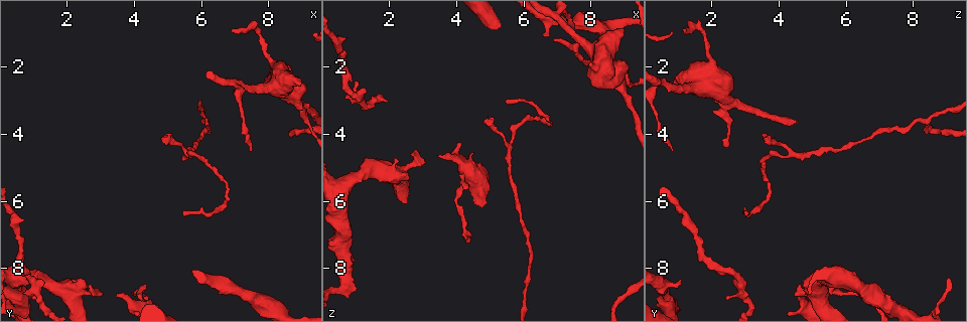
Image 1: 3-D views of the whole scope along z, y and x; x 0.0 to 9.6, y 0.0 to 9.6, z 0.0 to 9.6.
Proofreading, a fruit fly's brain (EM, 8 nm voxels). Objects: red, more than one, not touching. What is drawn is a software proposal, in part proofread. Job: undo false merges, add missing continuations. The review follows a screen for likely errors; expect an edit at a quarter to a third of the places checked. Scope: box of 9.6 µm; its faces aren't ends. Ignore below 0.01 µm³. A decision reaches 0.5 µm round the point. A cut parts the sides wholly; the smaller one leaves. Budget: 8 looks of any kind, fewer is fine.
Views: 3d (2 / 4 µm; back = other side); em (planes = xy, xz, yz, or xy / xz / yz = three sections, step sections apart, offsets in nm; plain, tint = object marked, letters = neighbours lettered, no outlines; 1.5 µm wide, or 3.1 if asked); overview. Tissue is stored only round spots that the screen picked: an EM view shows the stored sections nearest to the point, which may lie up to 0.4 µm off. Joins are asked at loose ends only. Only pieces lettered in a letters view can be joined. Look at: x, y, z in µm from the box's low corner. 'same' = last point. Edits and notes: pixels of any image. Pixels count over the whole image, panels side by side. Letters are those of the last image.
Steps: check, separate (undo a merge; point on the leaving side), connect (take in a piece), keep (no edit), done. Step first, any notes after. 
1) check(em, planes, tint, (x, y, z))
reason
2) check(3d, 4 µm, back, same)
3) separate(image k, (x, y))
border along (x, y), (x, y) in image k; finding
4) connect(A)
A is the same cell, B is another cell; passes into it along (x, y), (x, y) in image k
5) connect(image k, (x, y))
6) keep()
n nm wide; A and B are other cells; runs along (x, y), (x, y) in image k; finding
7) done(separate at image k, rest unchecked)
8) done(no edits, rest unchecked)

check(em, planes, letters, (5.50, 4.55, 4.30))
three arms meet

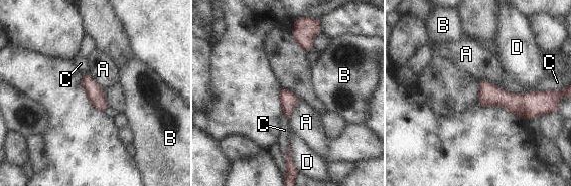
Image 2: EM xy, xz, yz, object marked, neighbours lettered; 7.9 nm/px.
keep()
130 nm wide; C touches over 420 nm; A, B, C and D are other cells; one cell here

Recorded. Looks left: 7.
check(em, yz, step 8, tint, (4.25, 9.05, 5.15))
branch point

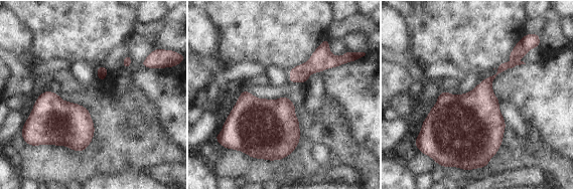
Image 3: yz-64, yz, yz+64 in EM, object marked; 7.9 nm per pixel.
check(em, yz, step 8, letters, same)
see the neighbours

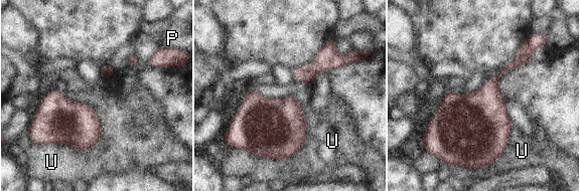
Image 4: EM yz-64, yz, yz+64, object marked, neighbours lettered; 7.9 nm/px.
keep()
P and U are other cells; border along (94, 108), (92, 147), (44, 145) in image 4; all the same cell

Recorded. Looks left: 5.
check(em, xz, step 8, tint, (4.30, 8.75, 6.95))
sharp bend

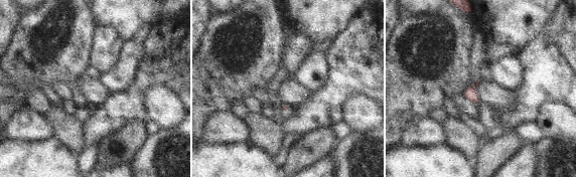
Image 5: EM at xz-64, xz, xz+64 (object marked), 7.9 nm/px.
check(em, planes, letters, same)
another direction

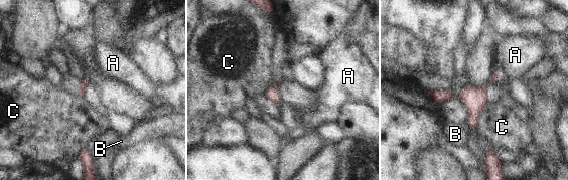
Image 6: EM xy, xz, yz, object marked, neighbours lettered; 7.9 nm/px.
keep()
70 nm wide; A, B and C are other cells; border along (487, 103), (479, 117), (477, 127) in image 6; all the same cell

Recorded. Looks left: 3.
done(no edits, rest unchecked)

